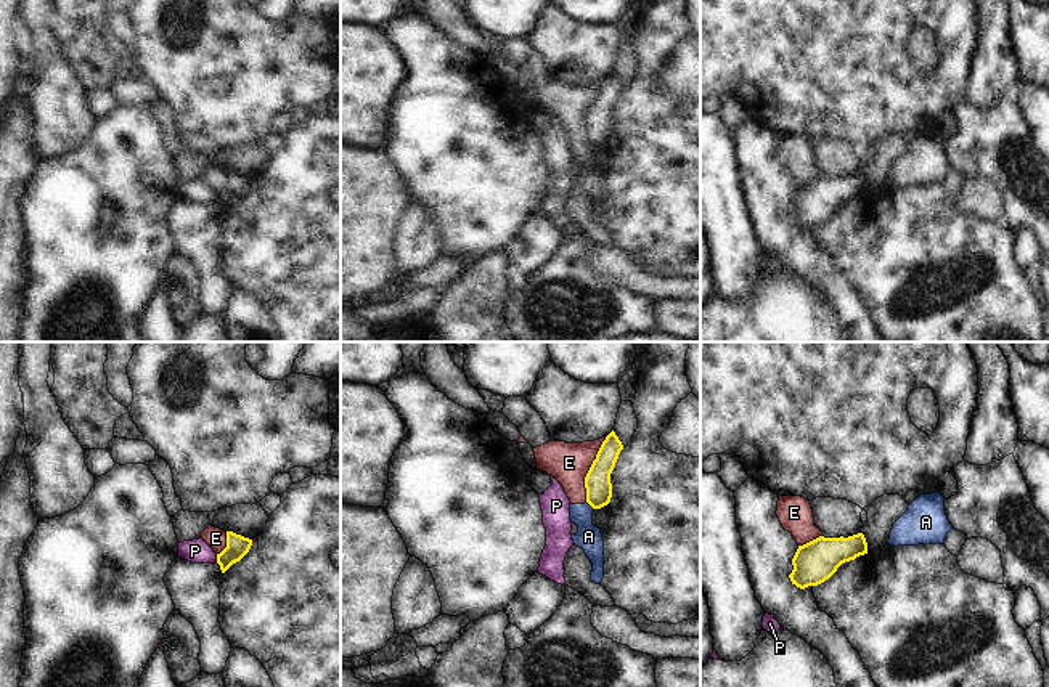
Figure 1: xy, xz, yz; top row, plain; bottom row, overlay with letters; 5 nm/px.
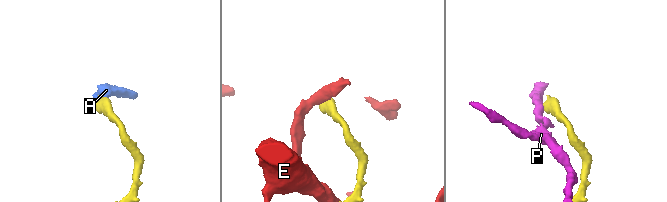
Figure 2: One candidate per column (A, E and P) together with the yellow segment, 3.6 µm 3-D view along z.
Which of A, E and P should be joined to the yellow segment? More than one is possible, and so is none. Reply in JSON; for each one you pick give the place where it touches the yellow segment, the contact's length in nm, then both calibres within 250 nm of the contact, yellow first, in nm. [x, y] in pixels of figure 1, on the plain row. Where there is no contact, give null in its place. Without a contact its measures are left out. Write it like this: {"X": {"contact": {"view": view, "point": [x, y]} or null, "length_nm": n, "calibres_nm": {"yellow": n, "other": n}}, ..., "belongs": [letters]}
{"belongs": []}

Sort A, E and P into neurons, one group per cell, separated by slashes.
A E / P

